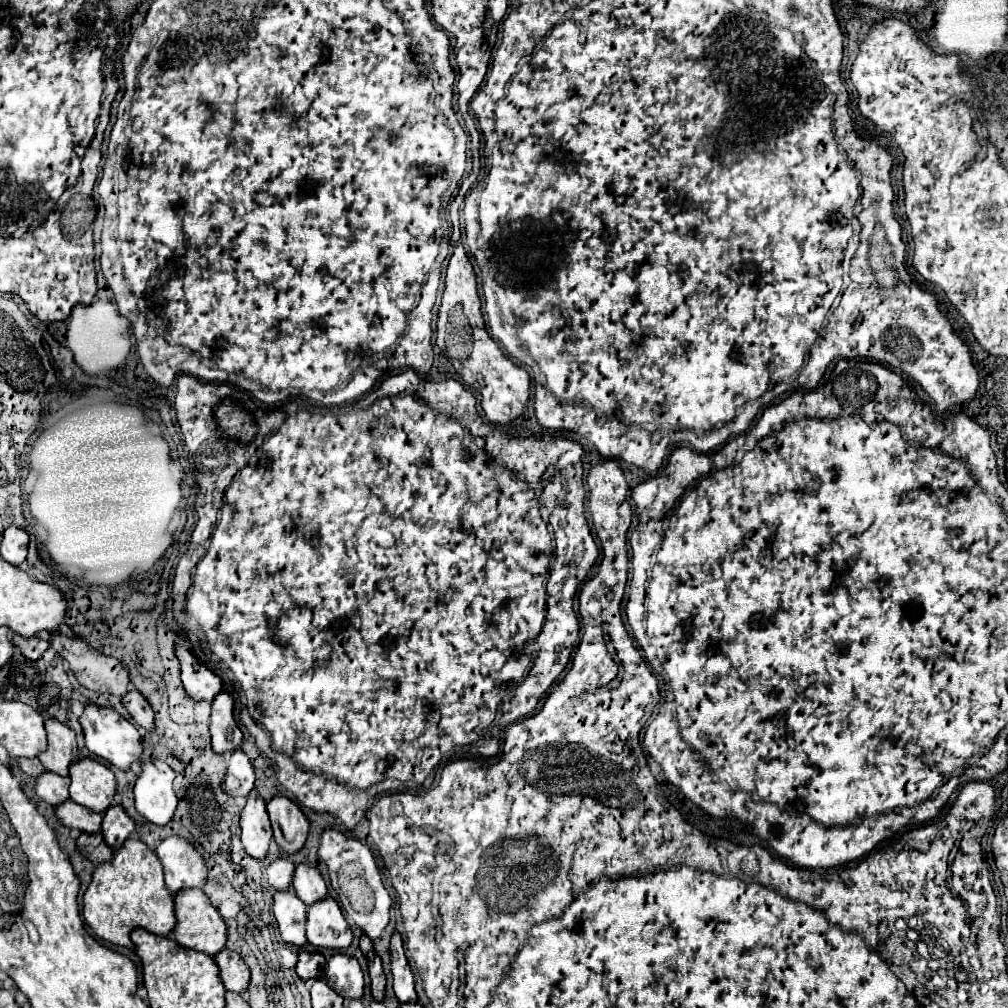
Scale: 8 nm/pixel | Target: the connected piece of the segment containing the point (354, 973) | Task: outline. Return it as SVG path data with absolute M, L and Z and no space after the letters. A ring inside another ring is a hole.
M336 953L326 965L328 985L346 999L358 999L364 991L364 975L356 957Z

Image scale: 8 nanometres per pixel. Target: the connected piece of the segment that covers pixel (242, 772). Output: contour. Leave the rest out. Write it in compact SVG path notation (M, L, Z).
M242 749L232 751L222 789L232 797L250 795L254 789L254 767Z

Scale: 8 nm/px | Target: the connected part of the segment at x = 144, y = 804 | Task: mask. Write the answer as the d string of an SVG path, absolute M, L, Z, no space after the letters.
M144 761L134 783L134 801L138 813L156 825L166 825L174 817L178 799L172 791L174 771L164 761Z

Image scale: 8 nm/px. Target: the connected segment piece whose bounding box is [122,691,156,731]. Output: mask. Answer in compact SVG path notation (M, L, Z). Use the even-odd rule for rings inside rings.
M130 691L122 697L122 703L124 707L128 709L128 713L132 715L134 723L144 727L146 731L154 731L154 711L150 707L150 703L138 693L138 691Z

